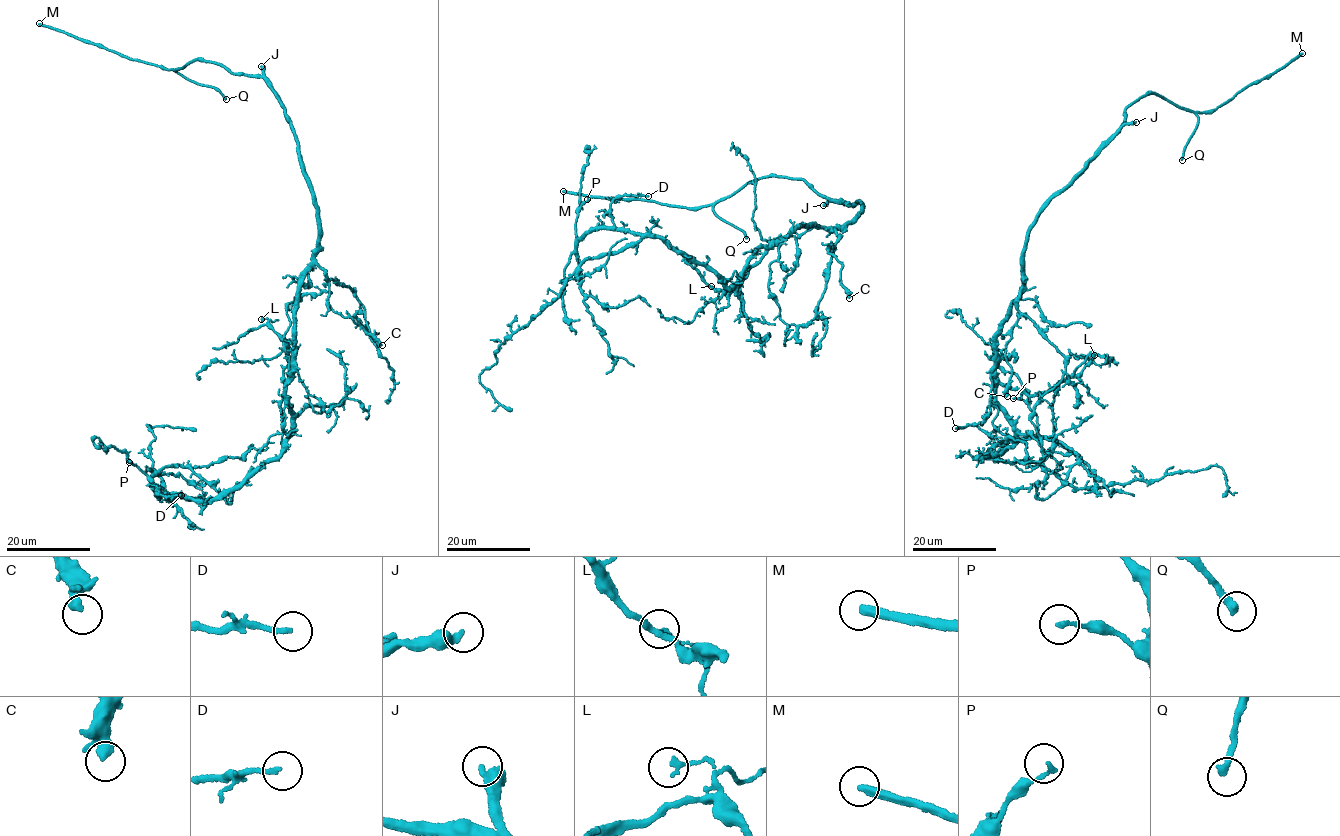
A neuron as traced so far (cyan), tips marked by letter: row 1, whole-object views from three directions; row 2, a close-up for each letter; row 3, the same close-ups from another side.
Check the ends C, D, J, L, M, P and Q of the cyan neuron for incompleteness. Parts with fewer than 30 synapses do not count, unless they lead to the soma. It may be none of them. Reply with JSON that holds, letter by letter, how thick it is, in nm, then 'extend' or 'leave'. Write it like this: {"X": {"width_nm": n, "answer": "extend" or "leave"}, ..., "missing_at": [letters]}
{"C": {"width_nm": 260, "answer": "leave"}, "D": {"width_nm": 160, "answer": "leave"}, "J": {"width_nm": 380, "answer": "extend"}, "L": {"width_nm": 190, "answer": "leave"}, "M": {"width_nm": 320, "answer": "extend"}, "P": {"width_nm": 160, "answer": "leave"}, "Q": {"width_nm": 280, "answer": "extend"}, "missing_at": ["J", "M", "Q"]}

